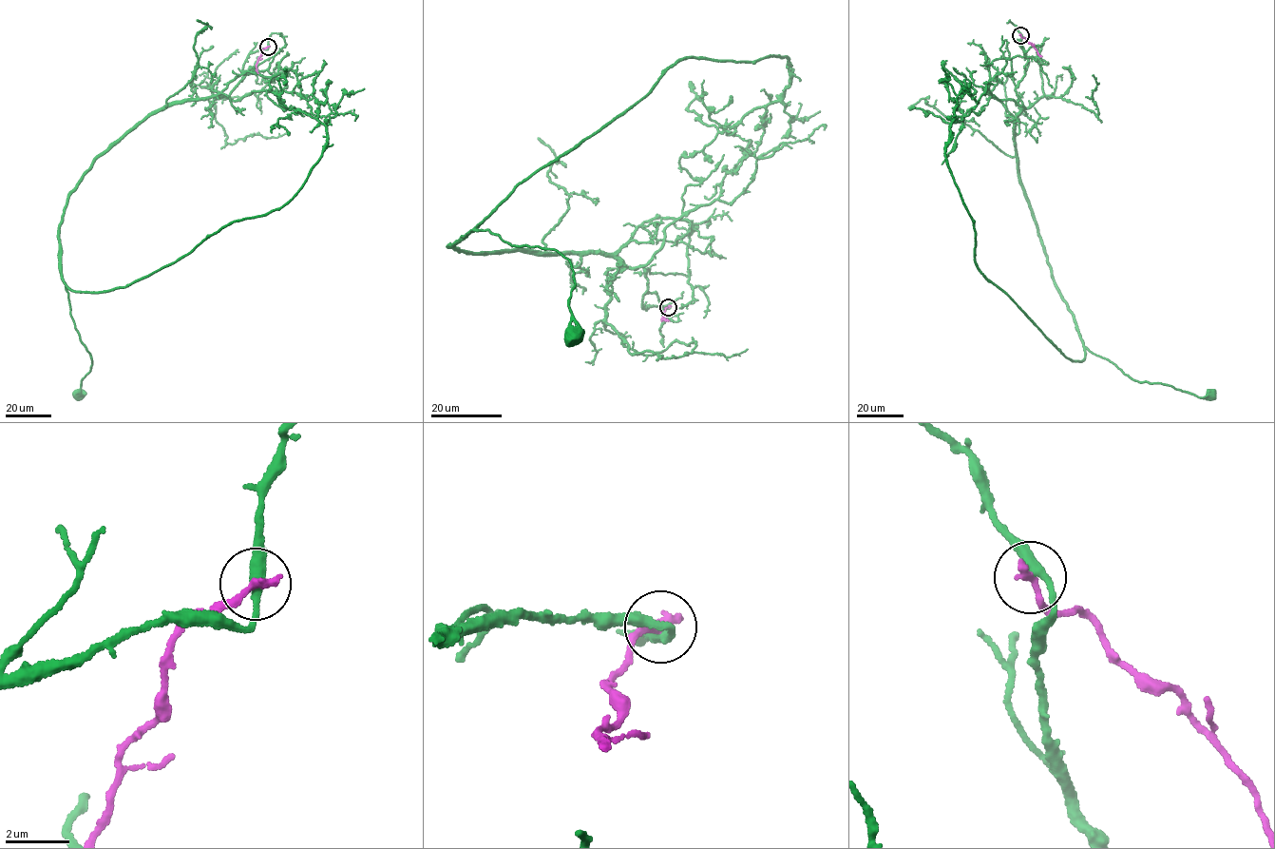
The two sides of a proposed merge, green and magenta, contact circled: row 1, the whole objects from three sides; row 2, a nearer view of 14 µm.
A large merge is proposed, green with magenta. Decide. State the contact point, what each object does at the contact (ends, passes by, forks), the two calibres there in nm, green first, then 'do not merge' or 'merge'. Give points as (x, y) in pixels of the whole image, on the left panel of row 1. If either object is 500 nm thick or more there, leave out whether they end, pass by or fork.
place (268, 47); green passes by; magenta ends; calibres 320 and 320 nm; do not merge

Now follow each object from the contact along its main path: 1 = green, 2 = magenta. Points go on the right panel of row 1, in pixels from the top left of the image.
1: (1020, 34), (1028, 62), (1016, 88), (1023, 106), (1012, 139), (1018, 171), (1083, 346), (1131, 378), (1209, 394)
2: (1020, 35), (1041, 56)

